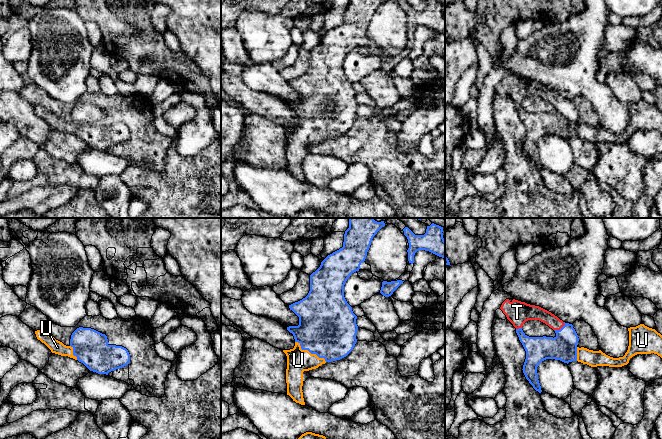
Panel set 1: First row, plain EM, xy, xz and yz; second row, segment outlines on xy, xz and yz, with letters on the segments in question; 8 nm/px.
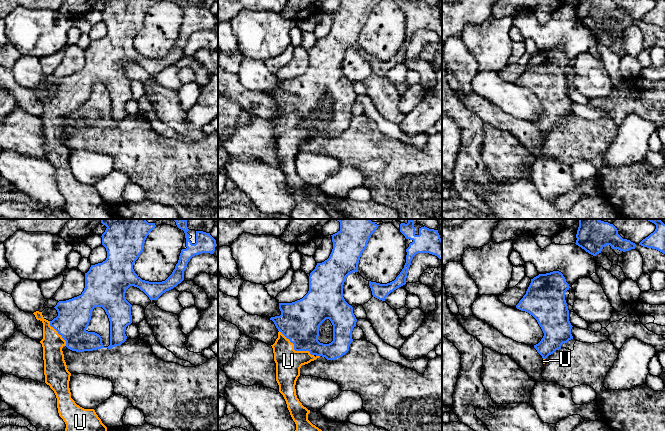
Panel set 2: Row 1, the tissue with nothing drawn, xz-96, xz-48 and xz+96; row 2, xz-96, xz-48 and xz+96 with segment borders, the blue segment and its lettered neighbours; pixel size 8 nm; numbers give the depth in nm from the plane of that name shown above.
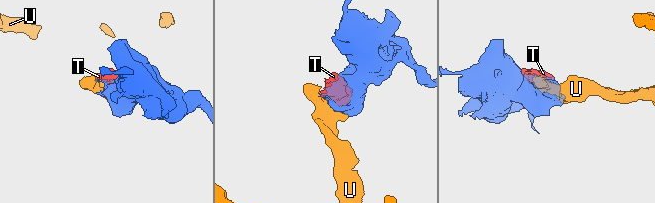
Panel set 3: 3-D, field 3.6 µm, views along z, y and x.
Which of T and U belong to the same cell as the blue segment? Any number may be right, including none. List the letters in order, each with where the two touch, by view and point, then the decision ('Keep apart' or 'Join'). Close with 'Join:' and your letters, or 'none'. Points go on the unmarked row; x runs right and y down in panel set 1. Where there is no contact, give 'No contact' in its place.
T: Touches blue at yz (561, 104). Join
U: Touches blue at xz (310, 128). Join
Join: T, U

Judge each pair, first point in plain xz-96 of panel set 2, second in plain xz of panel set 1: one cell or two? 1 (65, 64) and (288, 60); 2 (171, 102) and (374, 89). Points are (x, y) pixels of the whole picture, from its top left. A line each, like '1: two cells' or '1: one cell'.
1: two cells
2: one cell

